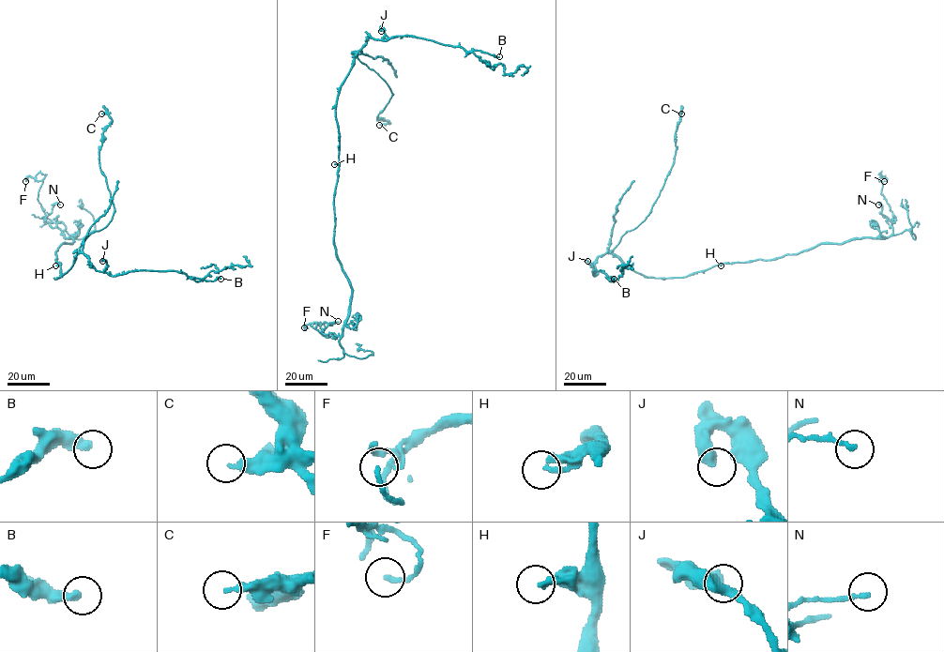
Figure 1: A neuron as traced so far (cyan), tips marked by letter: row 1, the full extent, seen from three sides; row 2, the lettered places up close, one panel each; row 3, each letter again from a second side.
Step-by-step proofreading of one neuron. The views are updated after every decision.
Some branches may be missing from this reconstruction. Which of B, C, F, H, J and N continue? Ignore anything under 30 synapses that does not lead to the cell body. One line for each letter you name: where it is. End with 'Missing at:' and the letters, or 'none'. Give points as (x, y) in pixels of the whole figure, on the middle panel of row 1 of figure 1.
Missing at: none

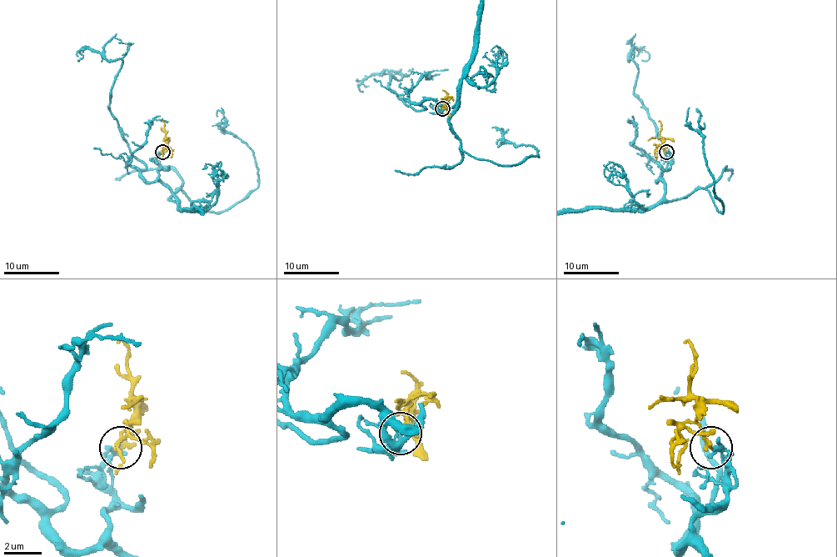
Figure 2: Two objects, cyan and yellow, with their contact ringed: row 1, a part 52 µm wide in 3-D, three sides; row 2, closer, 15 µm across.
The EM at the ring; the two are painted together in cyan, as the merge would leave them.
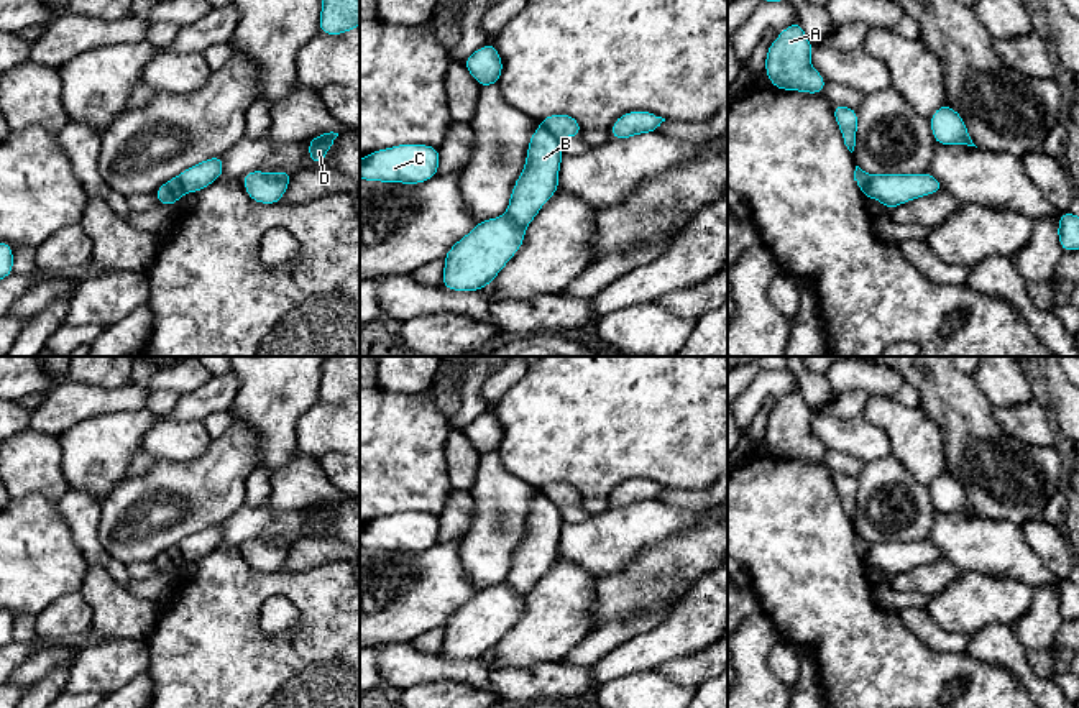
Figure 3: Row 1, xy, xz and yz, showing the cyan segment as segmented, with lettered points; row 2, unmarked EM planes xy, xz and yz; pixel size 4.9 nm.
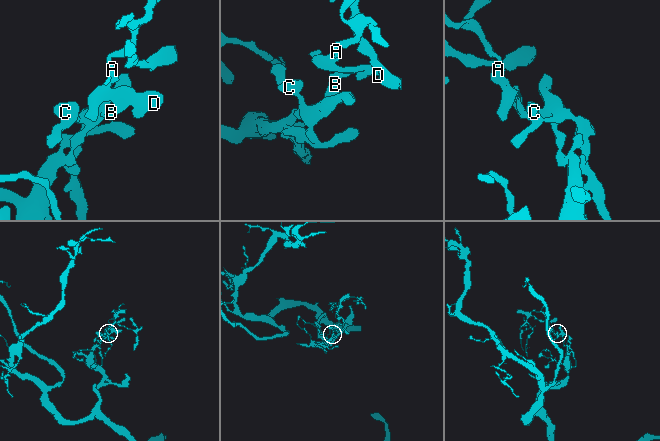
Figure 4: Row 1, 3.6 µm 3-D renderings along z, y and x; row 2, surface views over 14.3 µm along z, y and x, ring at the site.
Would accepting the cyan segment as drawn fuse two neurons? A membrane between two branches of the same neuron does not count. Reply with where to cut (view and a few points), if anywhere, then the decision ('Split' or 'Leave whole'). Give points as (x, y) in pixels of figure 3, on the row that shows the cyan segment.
Split along xz (541, 124), (559, 138). Split

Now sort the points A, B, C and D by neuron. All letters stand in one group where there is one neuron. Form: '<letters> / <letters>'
A D / B C

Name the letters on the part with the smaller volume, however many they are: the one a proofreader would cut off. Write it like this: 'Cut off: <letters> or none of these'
Cut off: A, D

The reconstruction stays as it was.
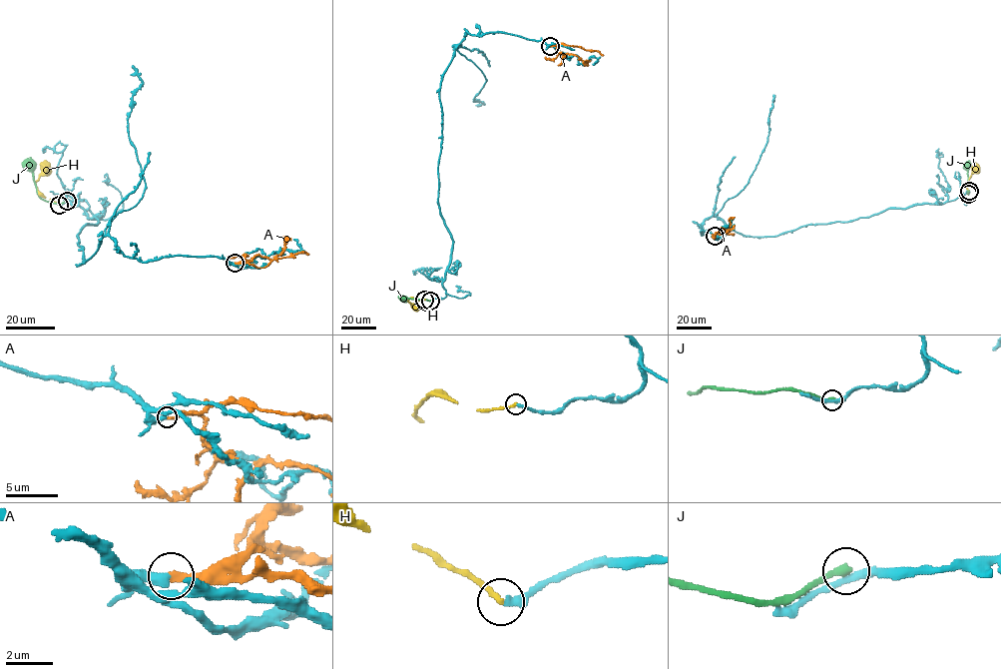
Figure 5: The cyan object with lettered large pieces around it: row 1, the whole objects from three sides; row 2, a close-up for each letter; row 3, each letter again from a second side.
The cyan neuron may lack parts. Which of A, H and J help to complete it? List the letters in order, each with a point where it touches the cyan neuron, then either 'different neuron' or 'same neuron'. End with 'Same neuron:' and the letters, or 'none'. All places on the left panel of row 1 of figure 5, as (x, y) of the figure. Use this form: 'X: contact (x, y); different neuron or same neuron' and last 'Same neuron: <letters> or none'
A: contact (235, 263); different neuron
H: contact (59, 205); same neuron
J: contact (67, 201); different neuron
Same neuron: H

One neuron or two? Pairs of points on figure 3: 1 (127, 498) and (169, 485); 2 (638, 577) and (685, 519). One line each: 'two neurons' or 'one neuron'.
1: one neuron
2: two neurons

